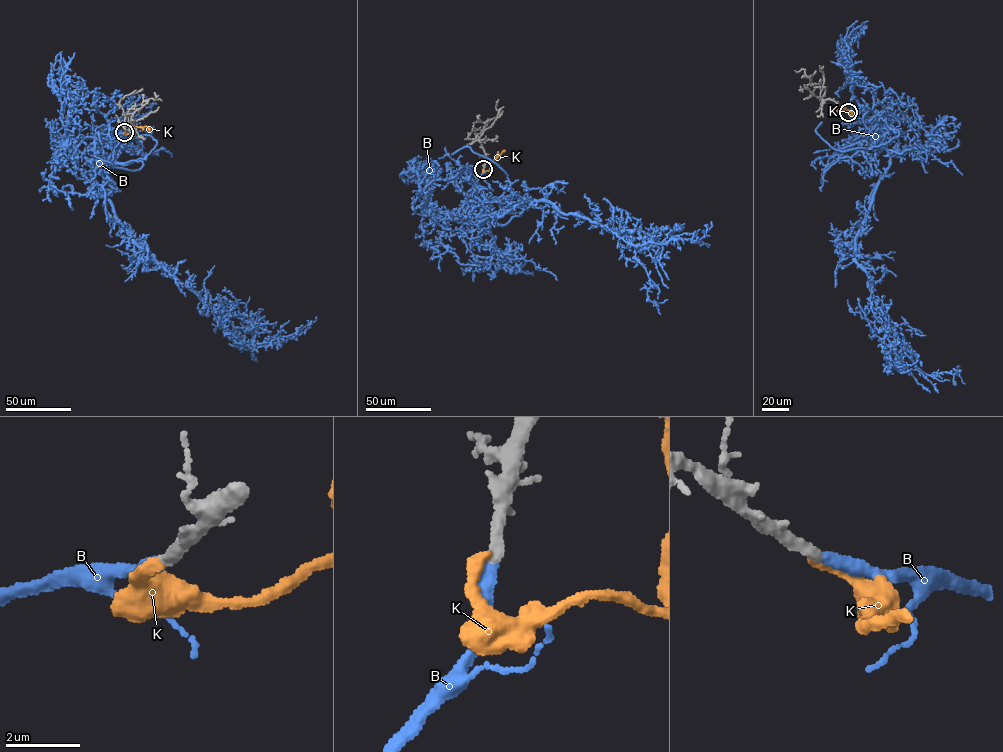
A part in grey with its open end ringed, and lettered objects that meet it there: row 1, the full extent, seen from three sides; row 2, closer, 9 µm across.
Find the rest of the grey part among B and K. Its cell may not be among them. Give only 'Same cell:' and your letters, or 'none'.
Same cell: B

